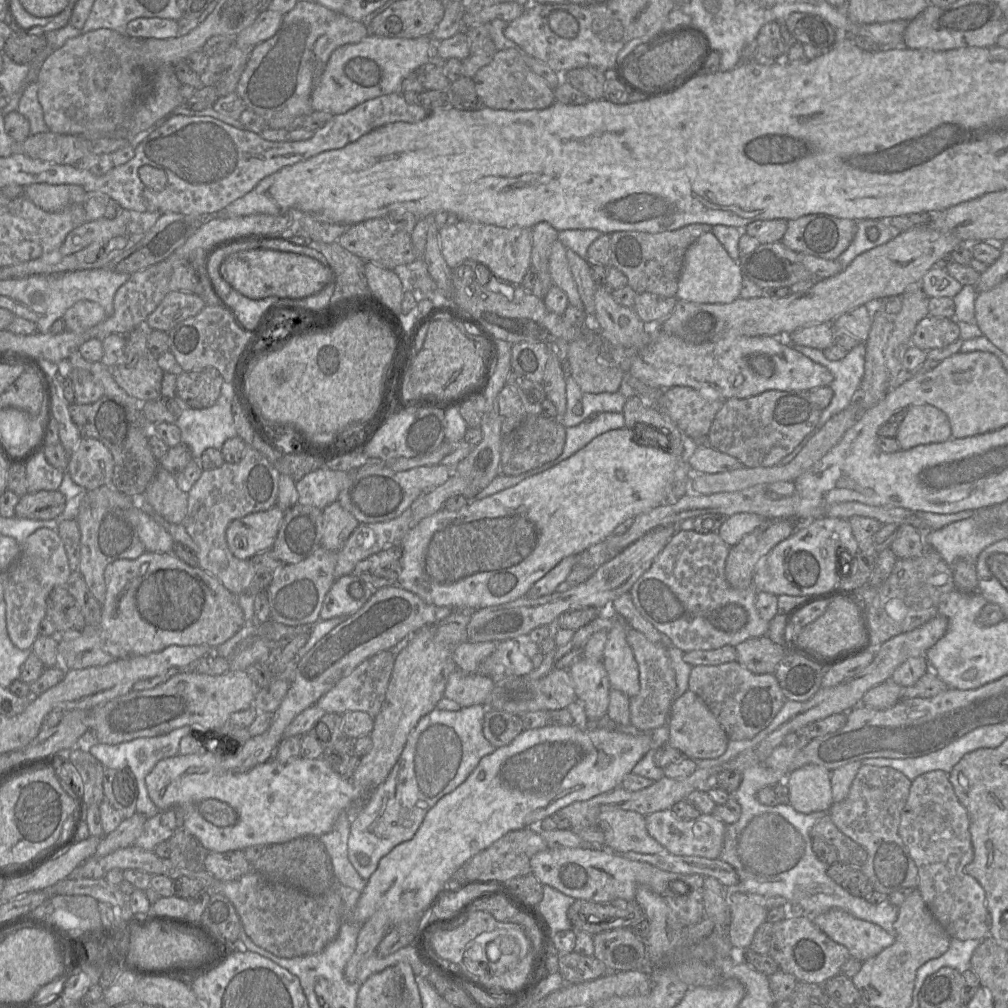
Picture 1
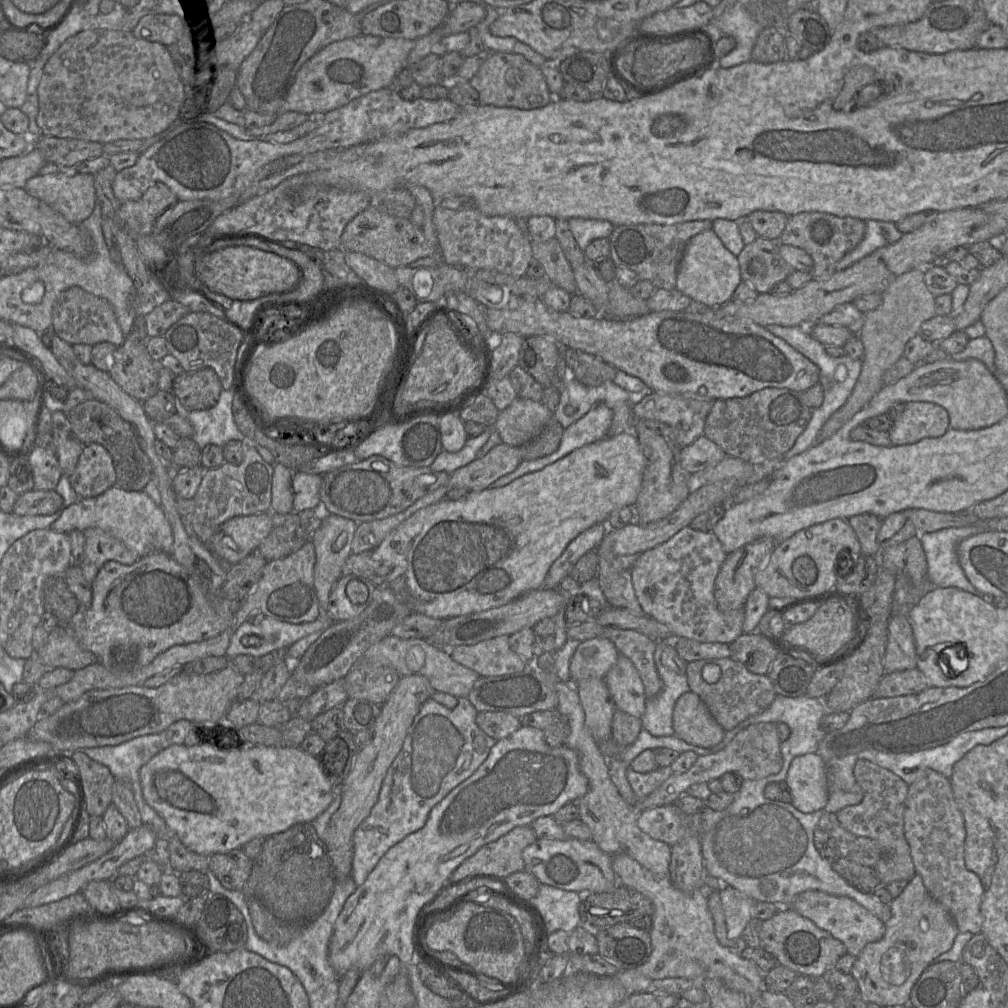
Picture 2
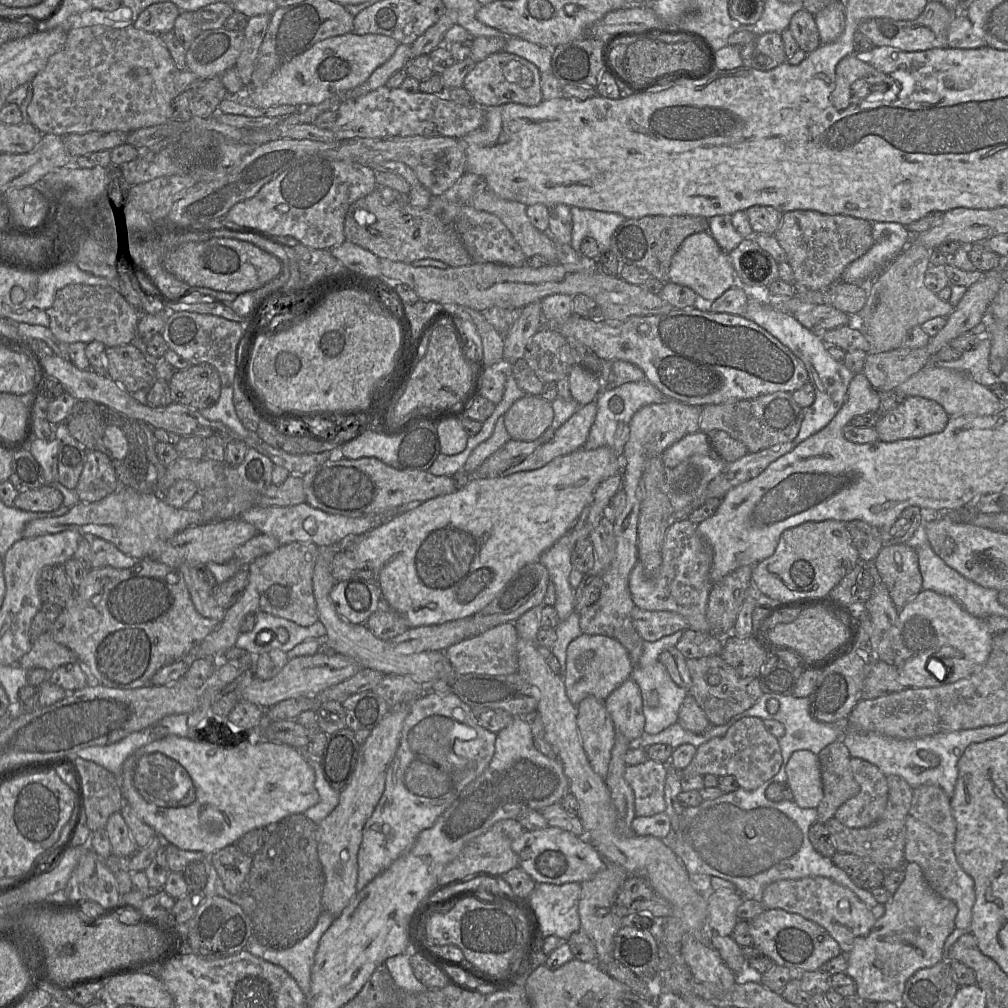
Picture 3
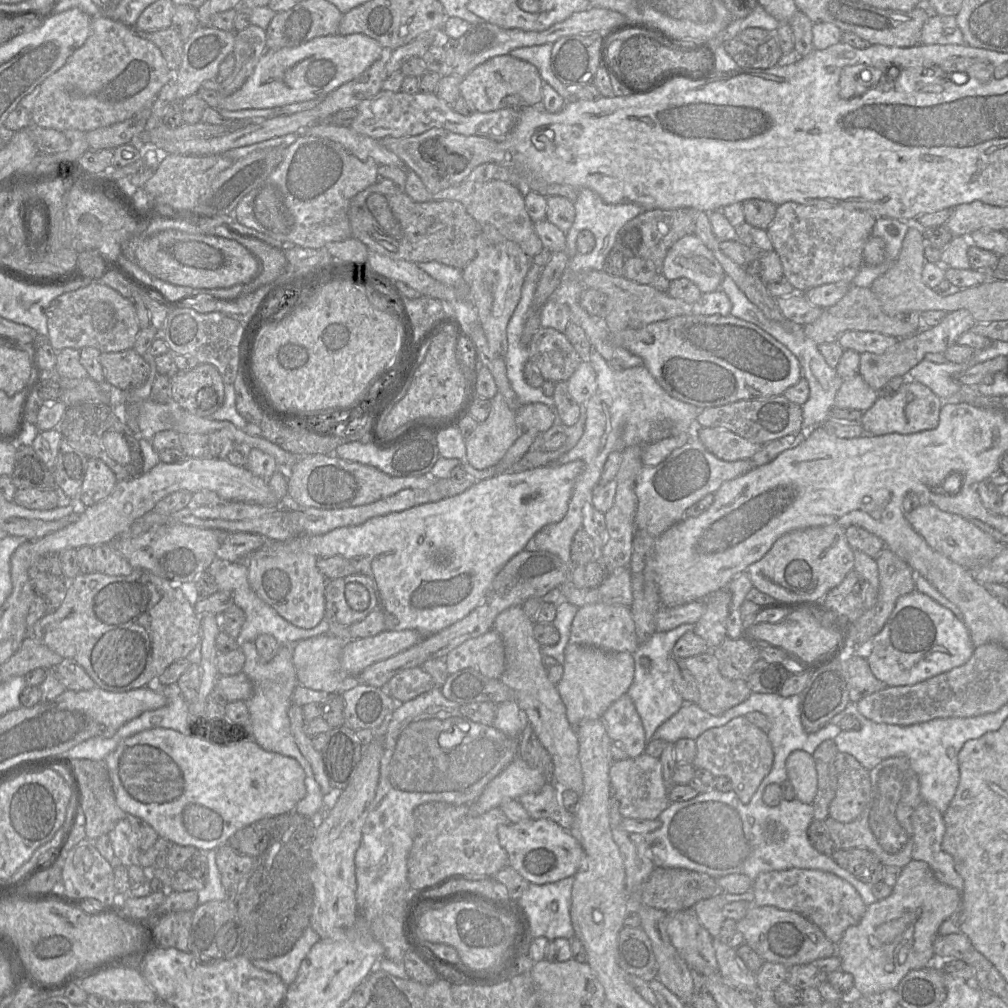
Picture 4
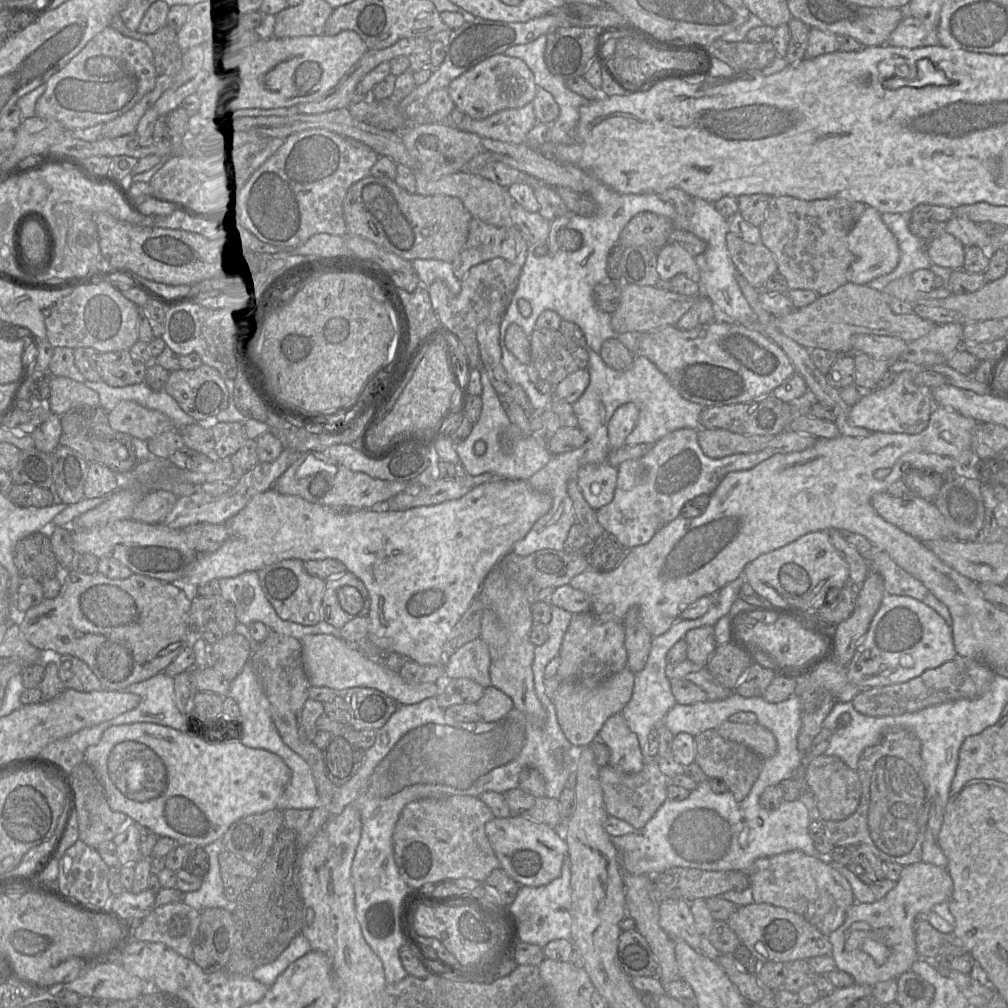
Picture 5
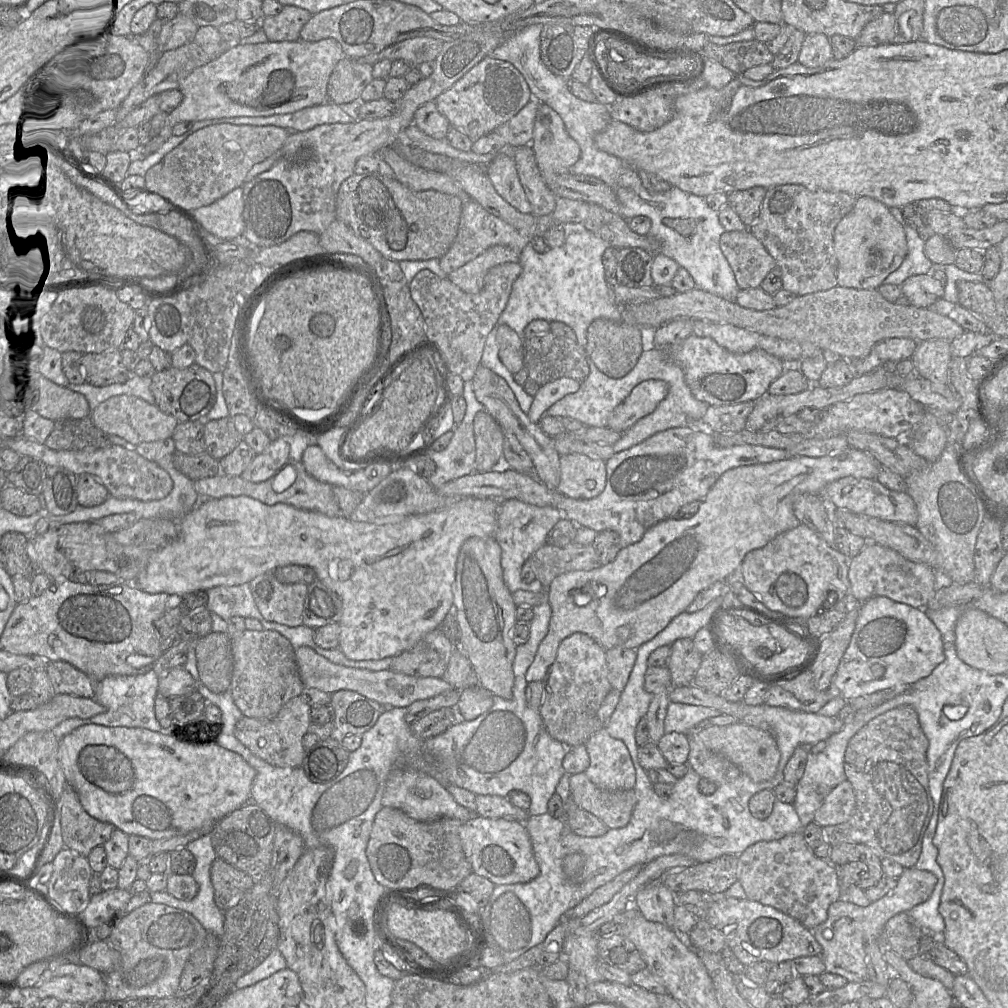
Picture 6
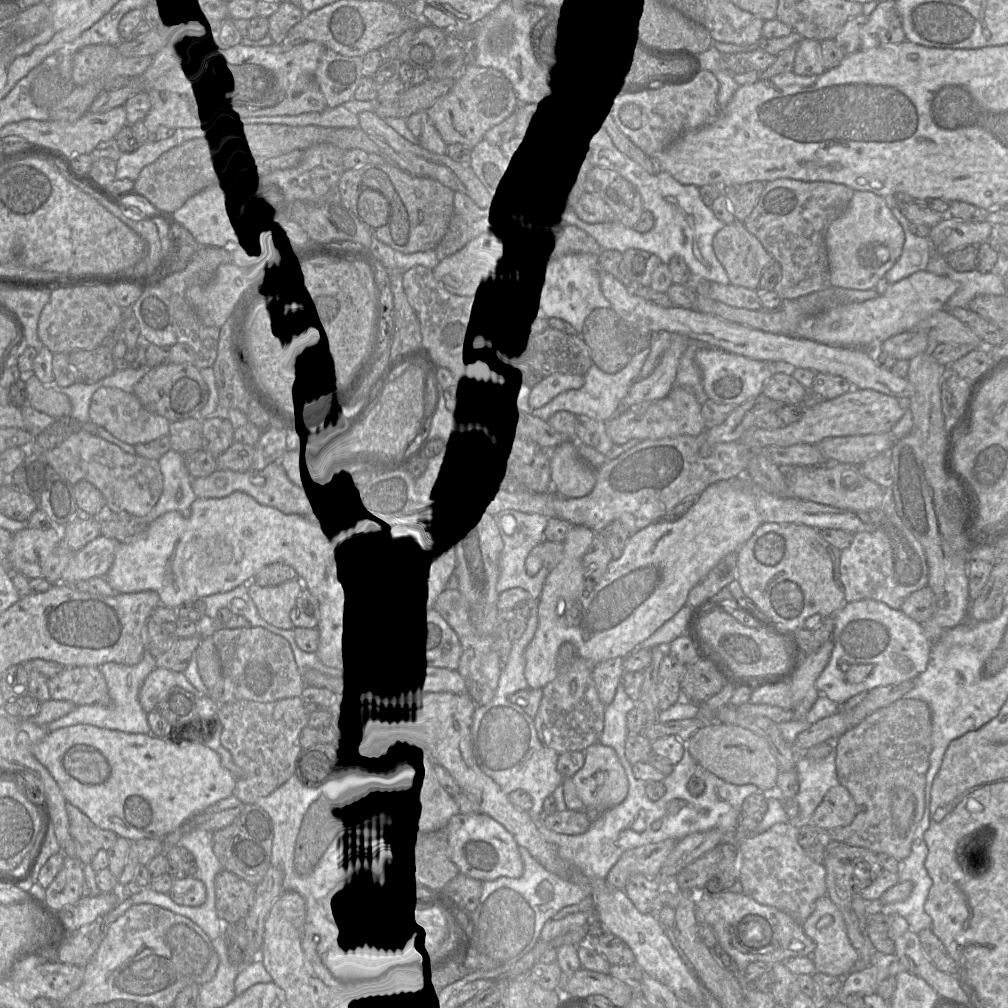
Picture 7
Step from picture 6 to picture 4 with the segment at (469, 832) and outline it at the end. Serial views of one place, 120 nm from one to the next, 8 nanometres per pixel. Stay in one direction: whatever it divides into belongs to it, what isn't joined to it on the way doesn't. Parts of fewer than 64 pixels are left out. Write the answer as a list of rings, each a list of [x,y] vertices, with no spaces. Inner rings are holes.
[[[547,819],[501,825],[497,830],[500,845],[509,857],[509,866],[532,884],[553,883],[574,876],[584,862],[584,850],[569,830]]]

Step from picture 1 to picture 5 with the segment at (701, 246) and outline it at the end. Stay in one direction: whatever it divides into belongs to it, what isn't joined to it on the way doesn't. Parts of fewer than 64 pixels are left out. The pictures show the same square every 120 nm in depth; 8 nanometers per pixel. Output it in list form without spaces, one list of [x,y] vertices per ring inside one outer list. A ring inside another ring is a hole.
[[[667,244],[657,254],[657,272],[661,280],[670,281],[676,275],[684,274],[699,283],[700,268],[695,257],[682,246]]]

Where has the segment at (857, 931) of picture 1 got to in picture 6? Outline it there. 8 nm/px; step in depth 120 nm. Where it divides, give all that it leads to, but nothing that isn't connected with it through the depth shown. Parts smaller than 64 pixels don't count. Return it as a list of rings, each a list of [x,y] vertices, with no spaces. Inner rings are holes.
[[[801,833],[773,841],[759,841],[747,847],[739,857],[739,883],[747,899],[771,906],[813,930],[828,916],[829,906],[842,897],[836,866],[816,857]]]

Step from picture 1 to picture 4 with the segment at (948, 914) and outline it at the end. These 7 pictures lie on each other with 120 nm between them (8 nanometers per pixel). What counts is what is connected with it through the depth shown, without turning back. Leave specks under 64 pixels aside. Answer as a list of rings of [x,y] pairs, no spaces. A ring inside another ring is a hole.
[[[922,801],[912,813],[911,823],[914,836],[912,859],[926,862],[938,881],[962,893],[964,880],[955,870],[953,857],[942,847],[946,829],[943,813]]]

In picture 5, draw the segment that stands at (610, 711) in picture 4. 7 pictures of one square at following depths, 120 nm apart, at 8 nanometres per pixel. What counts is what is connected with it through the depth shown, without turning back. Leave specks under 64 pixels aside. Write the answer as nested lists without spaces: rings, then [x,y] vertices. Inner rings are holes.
[[[622,713],[609,717],[599,732],[599,740],[610,751],[609,765],[625,773],[640,772],[646,759],[637,735],[631,731]]]

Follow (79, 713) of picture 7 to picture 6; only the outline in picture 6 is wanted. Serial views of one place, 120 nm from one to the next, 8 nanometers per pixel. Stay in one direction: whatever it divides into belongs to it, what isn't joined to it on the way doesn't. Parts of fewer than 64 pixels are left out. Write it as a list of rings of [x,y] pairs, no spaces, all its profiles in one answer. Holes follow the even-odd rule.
[[[152,669],[145,674],[134,676],[107,676],[96,682],[95,700],[105,707],[105,712],[87,719],[69,718],[51,731],[58,740],[83,725],[97,724],[108,727],[146,728],[155,732],[164,731],[155,716],[155,699],[158,694],[160,677]]]

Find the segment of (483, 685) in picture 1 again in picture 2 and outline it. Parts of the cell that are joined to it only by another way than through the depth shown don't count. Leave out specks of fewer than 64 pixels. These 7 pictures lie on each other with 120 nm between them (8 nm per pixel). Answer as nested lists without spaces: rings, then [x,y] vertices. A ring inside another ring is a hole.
[[[388,635],[370,646],[362,659],[390,666],[401,676],[421,675],[427,678],[435,692],[445,692],[456,698],[467,697],[475,681],[480,677],[451,657],[449,649],[442,649],[426,639],[402,639]]]

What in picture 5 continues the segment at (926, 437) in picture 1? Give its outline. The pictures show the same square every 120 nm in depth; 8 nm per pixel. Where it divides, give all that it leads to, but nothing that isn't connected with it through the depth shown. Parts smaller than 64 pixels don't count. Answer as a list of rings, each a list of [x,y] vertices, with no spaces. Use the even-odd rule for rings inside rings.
[[[902,371],[894,382],[884,389],[874,389],[850,407],[850,424],[869,430],[872,433],[919,434],[926,429],[932,412],[937,405],[932,399],[929,387],[920,387],[914,383],[914,373]]]

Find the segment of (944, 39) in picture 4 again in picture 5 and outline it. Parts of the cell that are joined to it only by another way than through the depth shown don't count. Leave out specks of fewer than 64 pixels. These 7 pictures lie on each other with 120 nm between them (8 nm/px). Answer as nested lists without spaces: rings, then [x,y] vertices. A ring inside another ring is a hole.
[[[905,16],[891,33],[887,45],[919,48],[939,45],[938,29],[926,27],[919,19]]]

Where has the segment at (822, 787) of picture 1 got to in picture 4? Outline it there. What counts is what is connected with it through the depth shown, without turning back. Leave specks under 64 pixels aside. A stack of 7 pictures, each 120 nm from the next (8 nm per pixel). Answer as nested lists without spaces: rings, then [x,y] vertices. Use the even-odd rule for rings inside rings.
[[[803,750],[793,751],[787,759],[786,770],[797,799],[805,804],[812,804],[818,789],[813,755]]]

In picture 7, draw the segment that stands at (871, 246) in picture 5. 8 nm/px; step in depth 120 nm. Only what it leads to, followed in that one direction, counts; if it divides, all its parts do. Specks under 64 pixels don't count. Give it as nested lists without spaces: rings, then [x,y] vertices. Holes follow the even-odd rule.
[[[855,190],[846,210],[826,231],[831,286],[873,289],[900,257],[904,240],[903,228],[890,209],[888,198]]]

